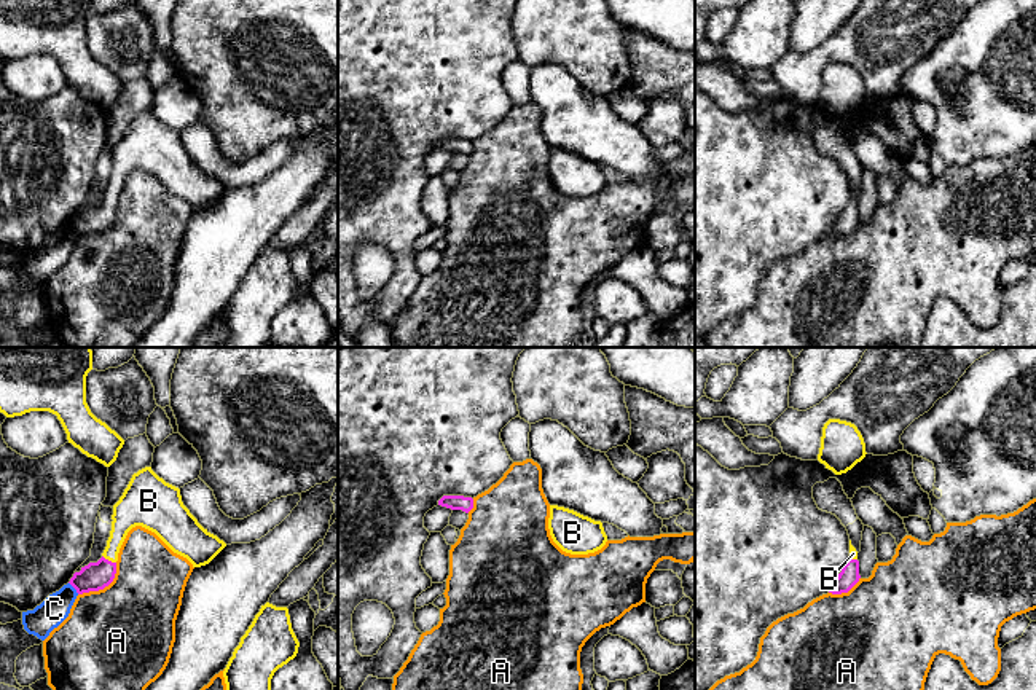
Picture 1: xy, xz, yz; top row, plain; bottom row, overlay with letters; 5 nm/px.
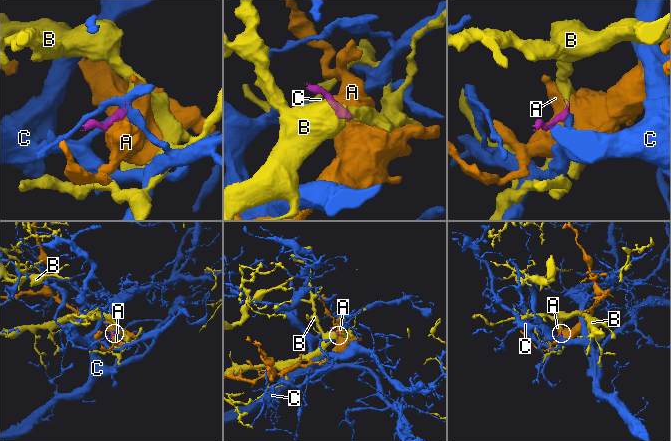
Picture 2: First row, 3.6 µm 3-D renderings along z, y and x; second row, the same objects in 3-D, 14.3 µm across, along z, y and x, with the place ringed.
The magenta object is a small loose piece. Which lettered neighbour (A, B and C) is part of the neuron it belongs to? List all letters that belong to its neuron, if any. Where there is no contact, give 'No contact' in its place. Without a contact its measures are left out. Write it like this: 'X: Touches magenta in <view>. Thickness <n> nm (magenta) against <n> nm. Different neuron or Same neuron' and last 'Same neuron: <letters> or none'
A: Touches magenta in xy. Thickness 140 nm (magenta) against 480 nm. Different neuron
B: Touches magenta in xy. Thickness 140 nm (magenta) against 140 nm. Same neuron
C: Touches magenta in xy. Thickness 140 nm (magenta) against 150 nm. Different neuron
Same neuron: B

